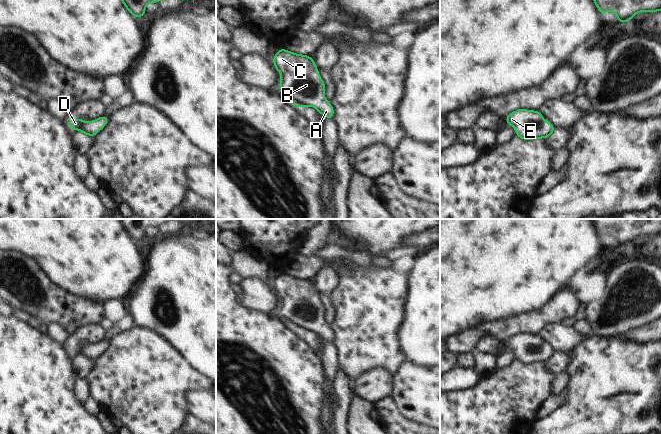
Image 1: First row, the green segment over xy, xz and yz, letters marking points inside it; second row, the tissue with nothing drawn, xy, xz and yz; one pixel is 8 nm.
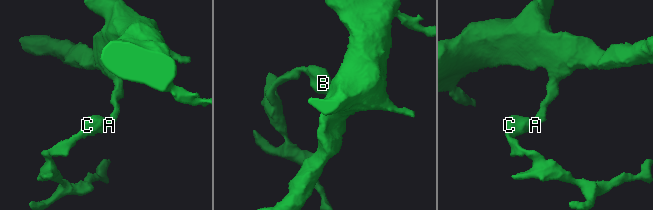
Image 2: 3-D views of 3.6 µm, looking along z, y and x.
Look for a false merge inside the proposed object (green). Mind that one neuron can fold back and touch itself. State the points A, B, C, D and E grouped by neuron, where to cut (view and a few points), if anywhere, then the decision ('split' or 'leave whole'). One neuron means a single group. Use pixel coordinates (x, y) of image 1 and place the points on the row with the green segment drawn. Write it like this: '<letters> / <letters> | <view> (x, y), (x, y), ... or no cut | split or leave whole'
A B C D E | no cut | leave whole

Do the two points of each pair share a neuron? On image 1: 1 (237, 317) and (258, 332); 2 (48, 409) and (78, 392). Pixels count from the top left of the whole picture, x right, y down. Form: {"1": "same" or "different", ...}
{"1": "same", "2": "different"}

